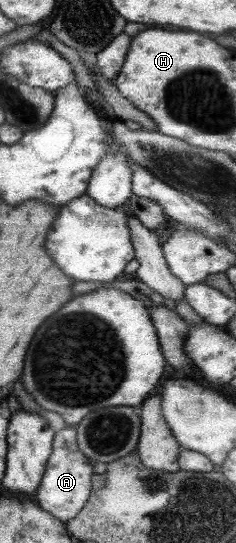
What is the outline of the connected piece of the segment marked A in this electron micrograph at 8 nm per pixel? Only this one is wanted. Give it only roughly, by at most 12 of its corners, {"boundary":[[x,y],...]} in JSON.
{"boundary":[[56,431],[34,500],[66,524],[88,502],[94,462]]}

